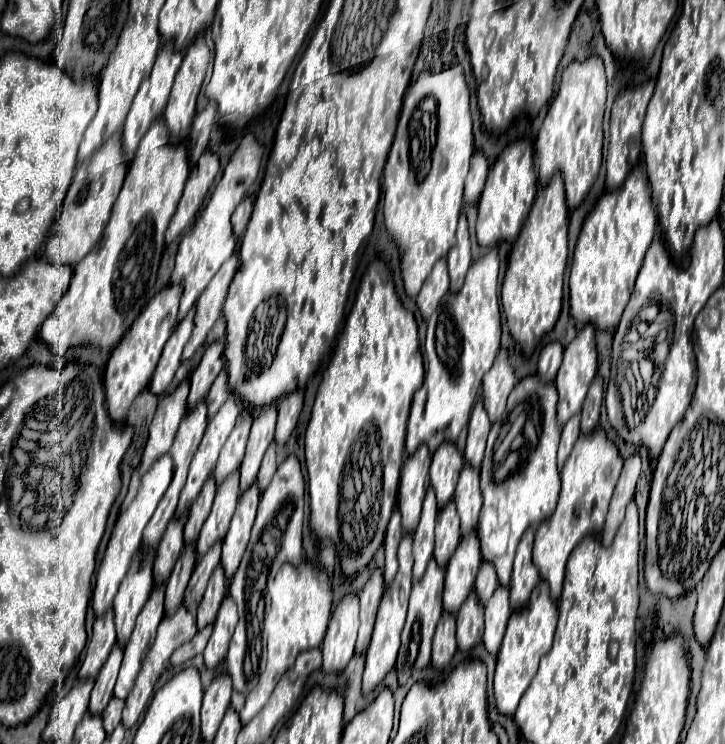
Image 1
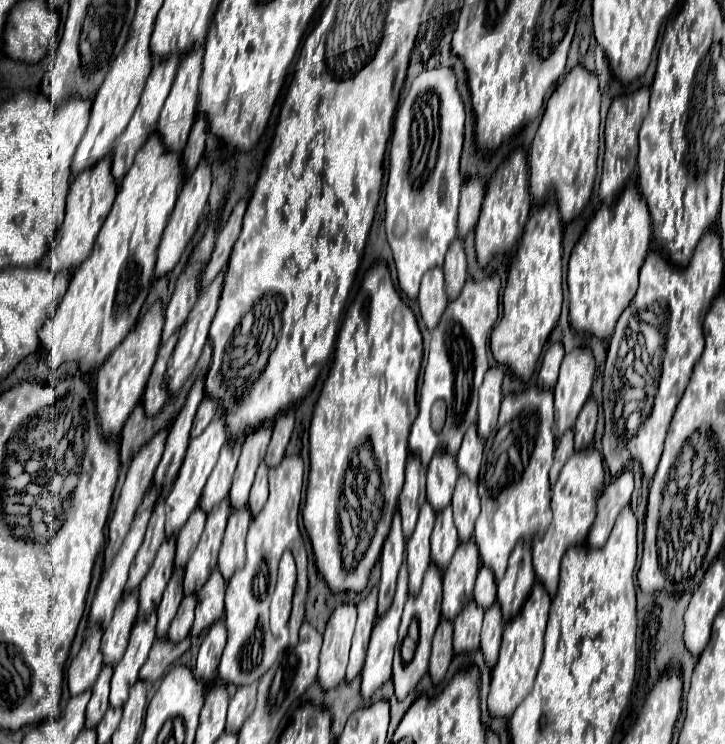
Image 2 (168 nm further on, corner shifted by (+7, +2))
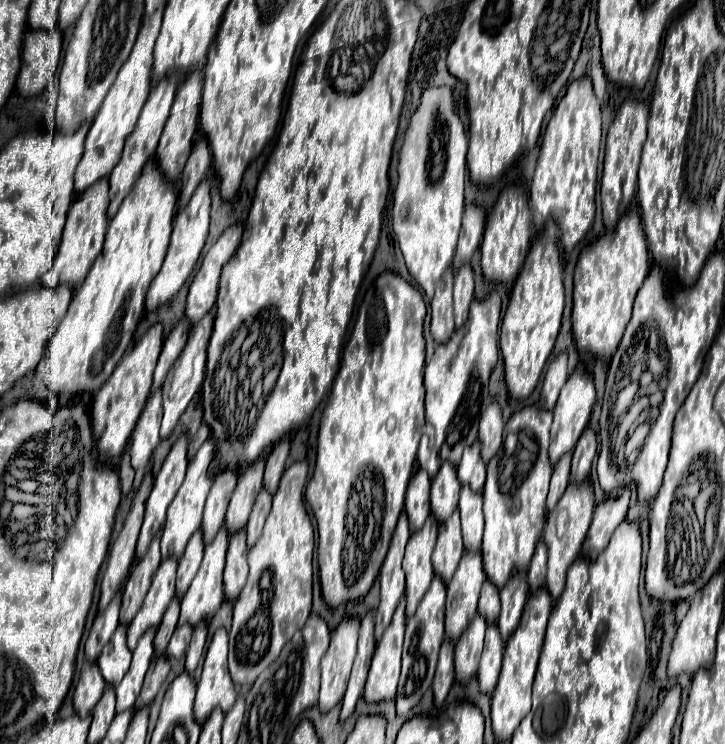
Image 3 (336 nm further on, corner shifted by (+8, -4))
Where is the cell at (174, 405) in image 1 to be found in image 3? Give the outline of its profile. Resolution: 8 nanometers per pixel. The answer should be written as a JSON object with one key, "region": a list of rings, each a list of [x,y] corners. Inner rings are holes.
{"region":[[[148,470],[148,476],[144,476],[144,484],[140,486],[140,492],[134,498],[132,510],[126,516],[124,528],[118,536],[118,540],[112,544],[110,558],[102,576],[102,594],[100,594],[100,612],[112,602],[112,598],[120,592],[120,588],[126,584],[130,576],[130,568],[134,562],[134,550],[136,550],[136,540],[140,534],[140,526],[144,520],[144,502],[146,496],[152,490],[152,474]]]}

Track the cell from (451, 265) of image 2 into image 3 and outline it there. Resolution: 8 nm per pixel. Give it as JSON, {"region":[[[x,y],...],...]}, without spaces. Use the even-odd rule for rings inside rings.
{"region":[[[466,264],[466,268],[460,268],[460,272],[456,272],[454,278],[454,318],[456,318],[456,328],[462,328],[466,318],[468,318],[468,310],[474,298],[474,274],[470,264]]]}

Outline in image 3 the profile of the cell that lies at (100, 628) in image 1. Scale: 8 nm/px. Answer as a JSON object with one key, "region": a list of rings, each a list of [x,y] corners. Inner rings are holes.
{"region":[[[92,664],[90,670],[82,672],[80,682],[76,684],[76,690],[74,690],[74,708],[76,708],[76,712],[80,716],[90,716],[94,706],[98,704],[104,688],[106,688],[106,682],[104,682],[98,666]]]}

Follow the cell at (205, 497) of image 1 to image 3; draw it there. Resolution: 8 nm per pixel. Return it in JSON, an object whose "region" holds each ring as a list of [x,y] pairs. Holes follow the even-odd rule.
{"region":[[[196,532],[192,536],[192,540],[188,542],[188,548],[184,552],[184,556],[178,560],[178,580],[176,580],[176,596],[182,598],[190,586],[190,582],[194,580],[200,562],[204,556],[204,542],[202,542],[202,534]]]}

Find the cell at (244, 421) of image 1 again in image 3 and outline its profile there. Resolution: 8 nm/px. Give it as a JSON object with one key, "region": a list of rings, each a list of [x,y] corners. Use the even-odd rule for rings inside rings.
{"region":[[[226,470],[214,478],[214,484],[204,508],[204,522],[202,522],[204,544],[210,544],[218,534],[218,530],[222,528],[234,486],[236,486],[236,472],[232,470]]]}

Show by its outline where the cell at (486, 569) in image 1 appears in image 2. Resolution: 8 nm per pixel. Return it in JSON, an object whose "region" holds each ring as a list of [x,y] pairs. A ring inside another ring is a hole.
{"region":[[[485,566],[479,568],[473,598],[481,608],[489,608],[497,600],[497,584],[495,584],[493,572],[489,568],[485,568]]]}

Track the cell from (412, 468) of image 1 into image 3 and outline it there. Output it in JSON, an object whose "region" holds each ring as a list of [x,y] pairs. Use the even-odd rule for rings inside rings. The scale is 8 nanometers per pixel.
{"region":[[[418,470],[406,490],[406,514],[410,520],[412,532],[418,532],[428,514],[430,514],[430,476],[424,470]]]}

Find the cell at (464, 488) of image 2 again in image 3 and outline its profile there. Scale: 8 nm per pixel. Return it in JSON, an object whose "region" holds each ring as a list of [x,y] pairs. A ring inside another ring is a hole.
{"region":[[[462,486],[460,492],[460,514],[462,514],[462,532],[466,550],[480,550],[482,532],[484,532],[484,514],[482,514],[482,494],[472,492],[468,486]]]}

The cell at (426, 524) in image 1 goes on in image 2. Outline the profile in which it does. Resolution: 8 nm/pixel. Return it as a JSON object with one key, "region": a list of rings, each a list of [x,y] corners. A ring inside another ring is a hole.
{"region":[[[425,502],[419,510],[419,520],[415,526],[413,536],[407,542],[407,566],[409,566],[409,594],[417,594],[417,590],[421,588],[421,578],[427,570],[427,566],[431,564],[429,558],[429,536],[433,530],[433,522],[435,522],[435,512],[429,506],[429,502]]]}

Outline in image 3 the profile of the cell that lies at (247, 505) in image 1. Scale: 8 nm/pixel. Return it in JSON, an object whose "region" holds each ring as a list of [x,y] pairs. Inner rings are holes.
{"region":[[[244,530],[236,532],[230,536],[228,544],[228,556],[226,556],[226,570],[224,570],[224,588],[226,588],[226,598],[234,602],[248,578],[248,548],[246,548],[246,536]]]}

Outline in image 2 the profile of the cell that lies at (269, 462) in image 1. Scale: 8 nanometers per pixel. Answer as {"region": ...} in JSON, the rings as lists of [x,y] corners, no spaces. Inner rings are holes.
{"region":[[[261,462],[259,468],[257,468],[257,474],[255,474],[255,482],[253,482],[251,494],[249,494],[251,514],[253,516],[259,514],[265,502],[267,502],[267,466],[265,466],[265,462]]]}

